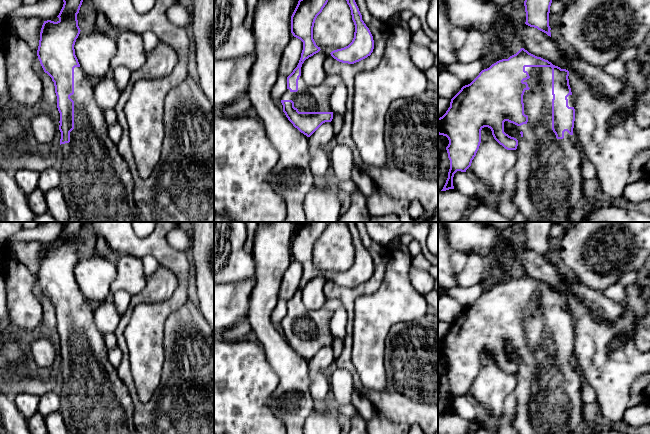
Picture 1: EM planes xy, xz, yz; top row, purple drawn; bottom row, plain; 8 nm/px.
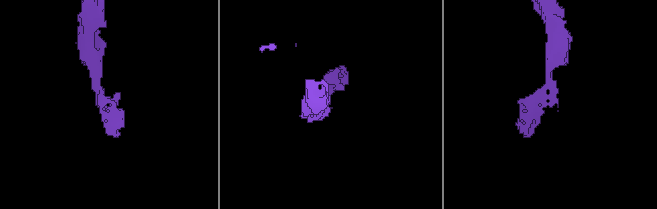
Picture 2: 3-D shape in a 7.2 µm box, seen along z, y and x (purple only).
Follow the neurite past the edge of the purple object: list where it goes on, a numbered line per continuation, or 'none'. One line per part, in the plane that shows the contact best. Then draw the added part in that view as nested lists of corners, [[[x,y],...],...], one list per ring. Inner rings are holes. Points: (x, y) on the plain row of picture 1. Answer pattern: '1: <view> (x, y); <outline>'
1: yz (555, 406); [[[525,291],[530,302],[524,304],[529,314],[523,319],[524,338],[528,346],[519,350],[523,361],[535,373],[529,399],[529,417],[537,434],[575,434],[583,421],[584,403],[581,397],[581,375],[574,366],[574,359],[564,356],[563,363],[557,363],[552,354],[552,292]]]

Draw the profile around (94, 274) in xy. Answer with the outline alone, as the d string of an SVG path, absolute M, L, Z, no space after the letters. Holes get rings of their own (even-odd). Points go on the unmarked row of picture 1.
M81 255L74 273L80 291L88 301L104 302L111 297L111 284L117 275L115 262L101 256Z

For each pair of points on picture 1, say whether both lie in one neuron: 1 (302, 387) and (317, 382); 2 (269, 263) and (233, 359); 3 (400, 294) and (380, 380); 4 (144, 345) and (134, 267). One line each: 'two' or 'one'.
1: two
2: two
3: one
4: two

